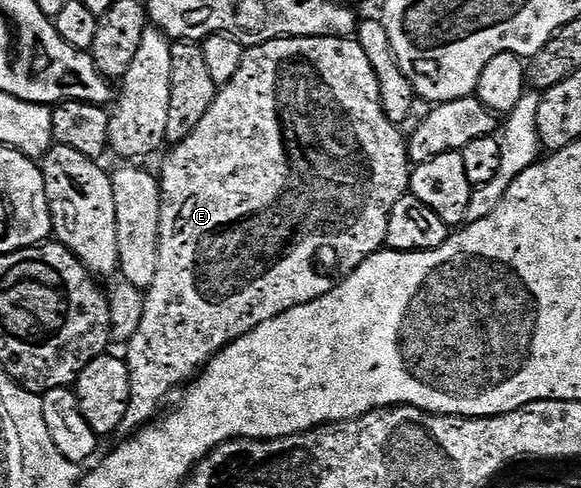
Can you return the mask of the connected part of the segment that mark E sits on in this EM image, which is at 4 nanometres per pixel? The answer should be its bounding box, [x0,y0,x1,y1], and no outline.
[121,37,411,432]

